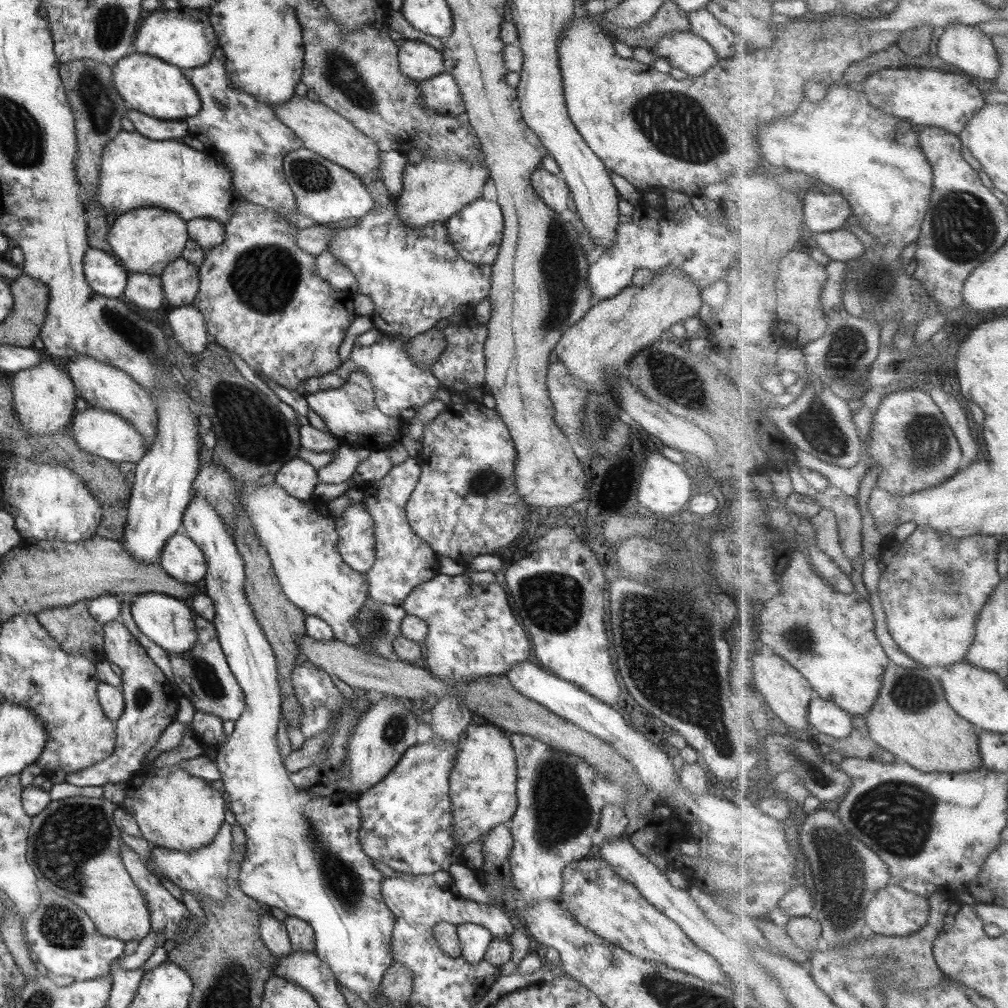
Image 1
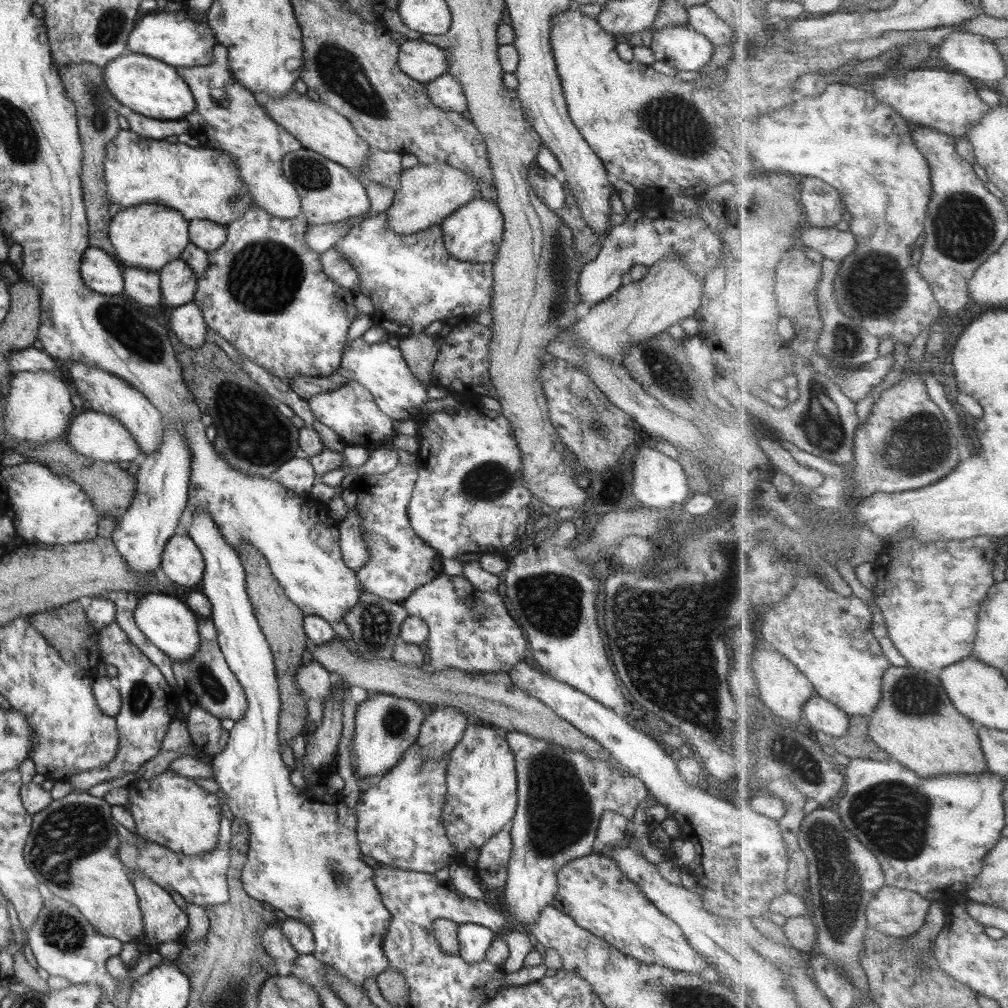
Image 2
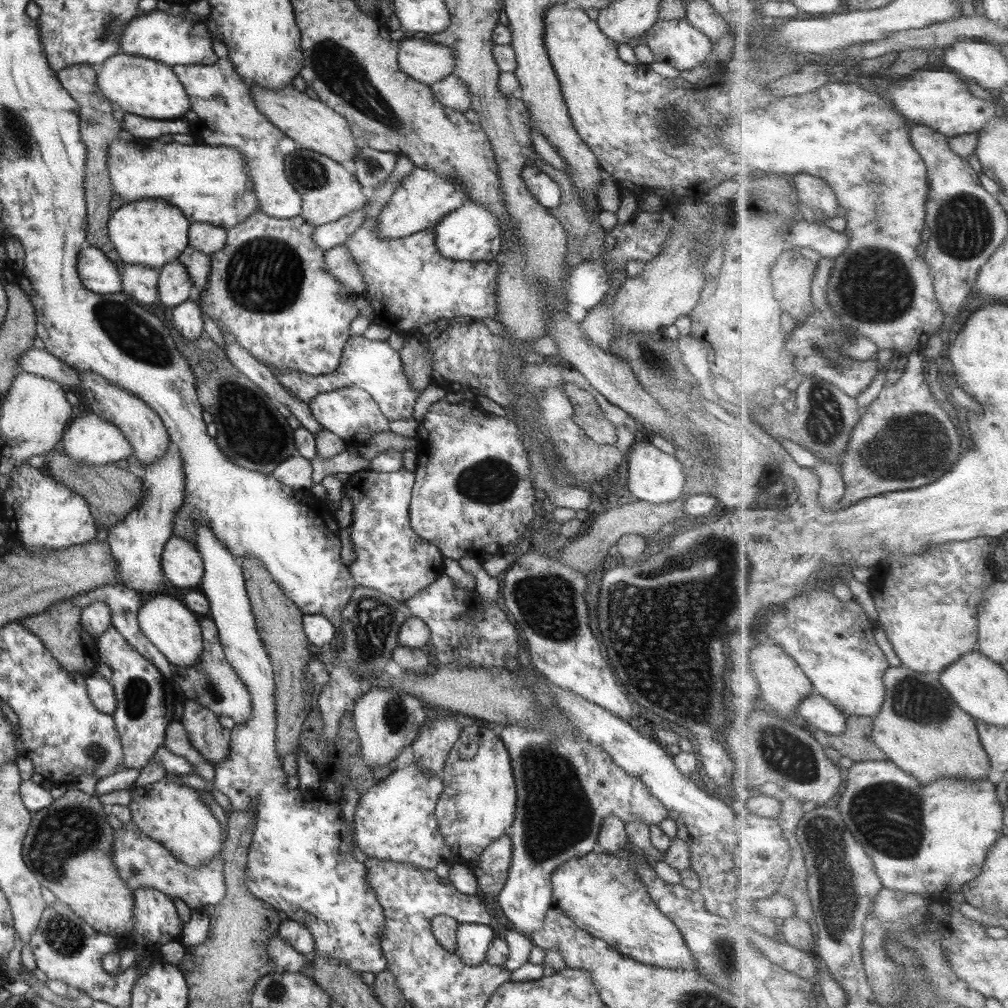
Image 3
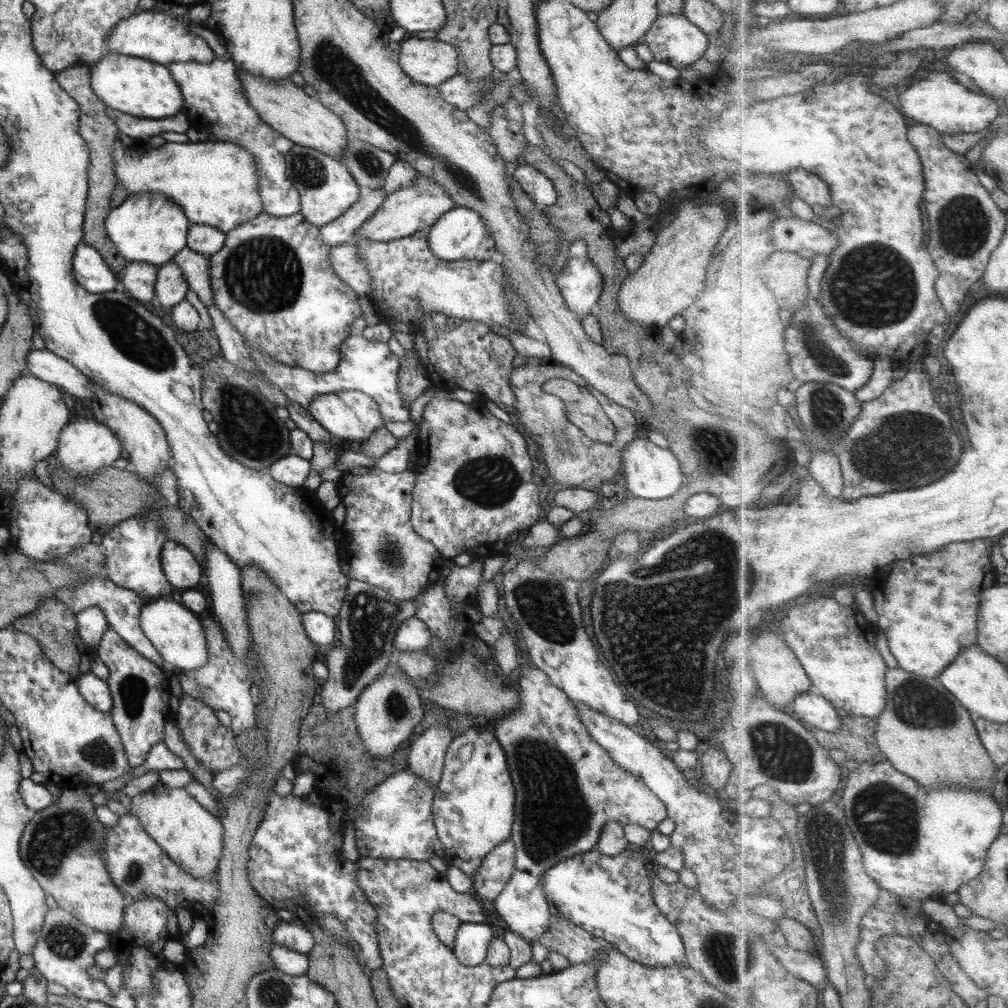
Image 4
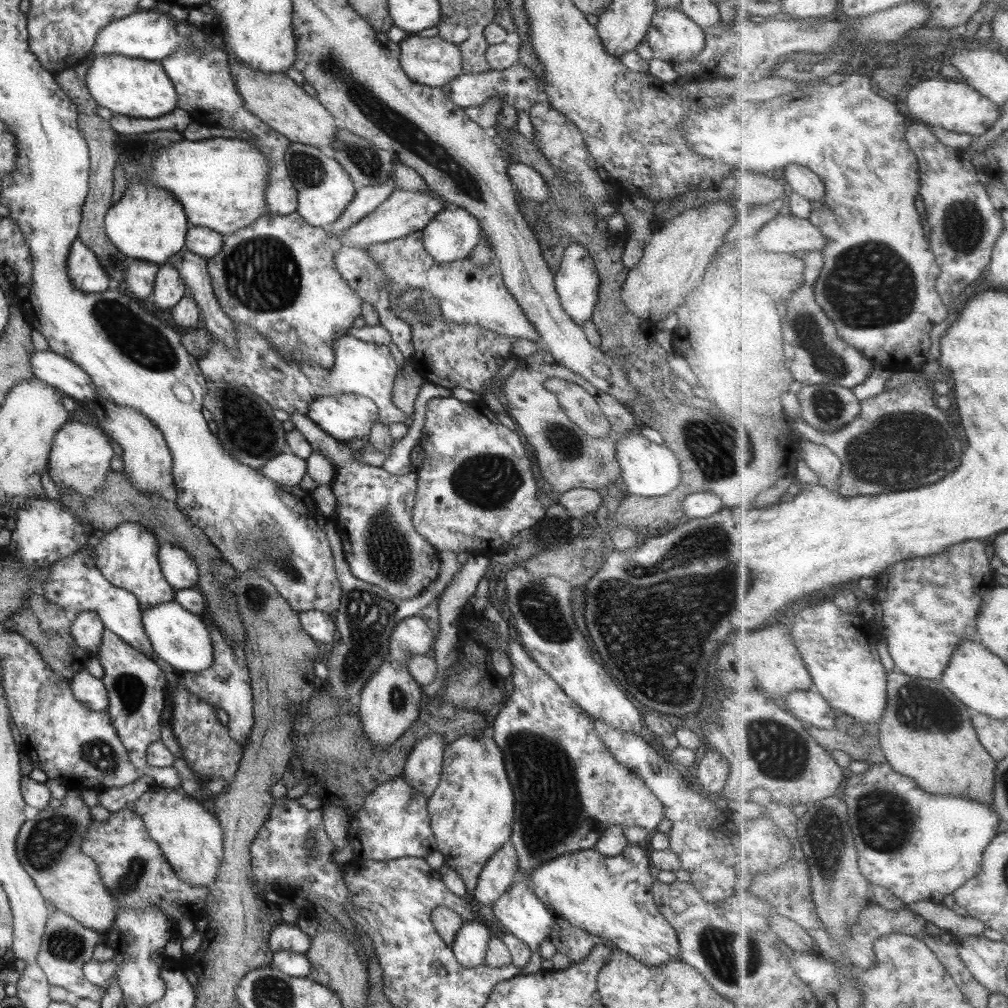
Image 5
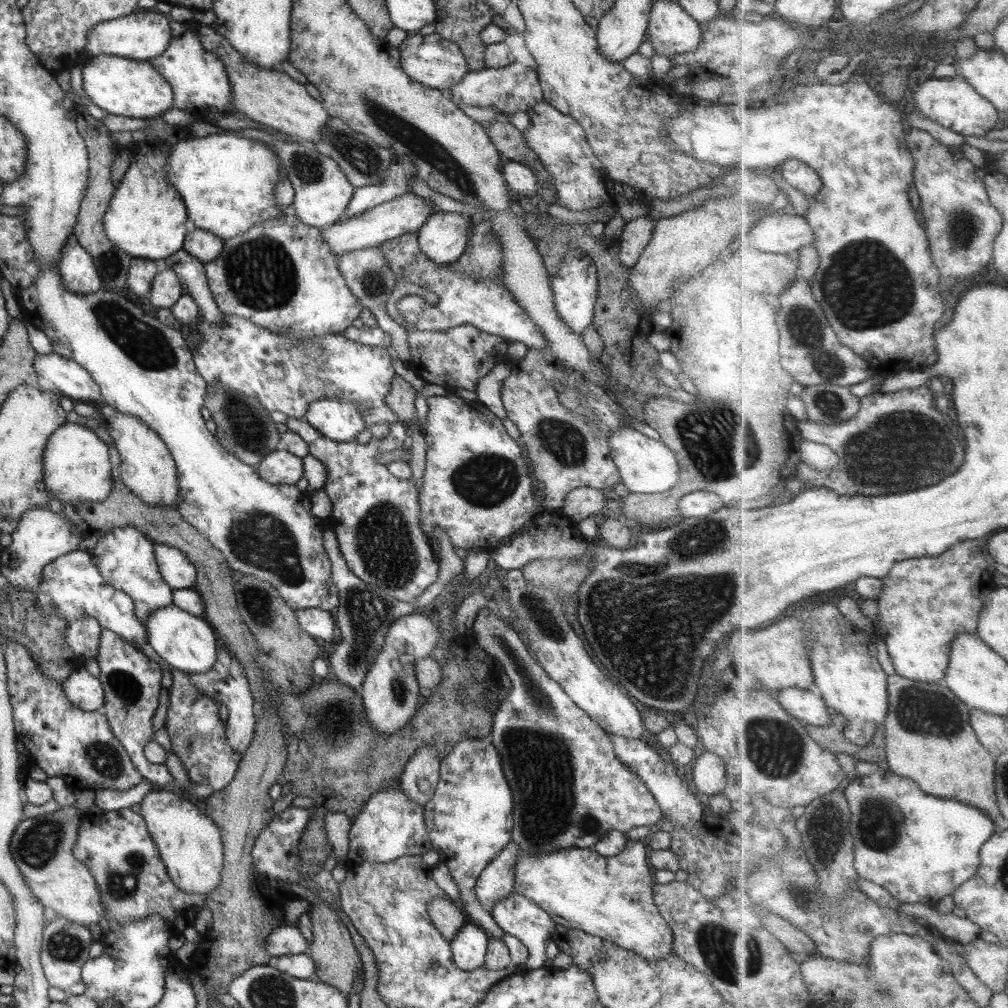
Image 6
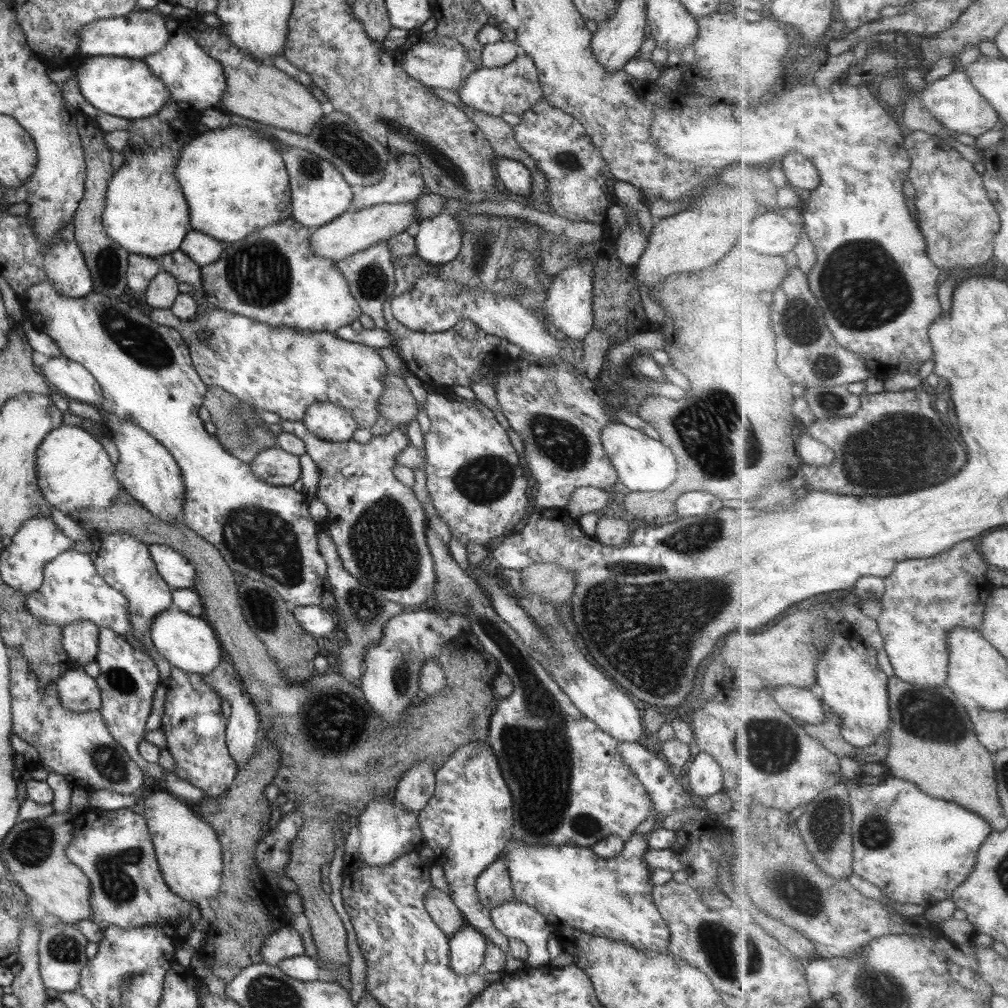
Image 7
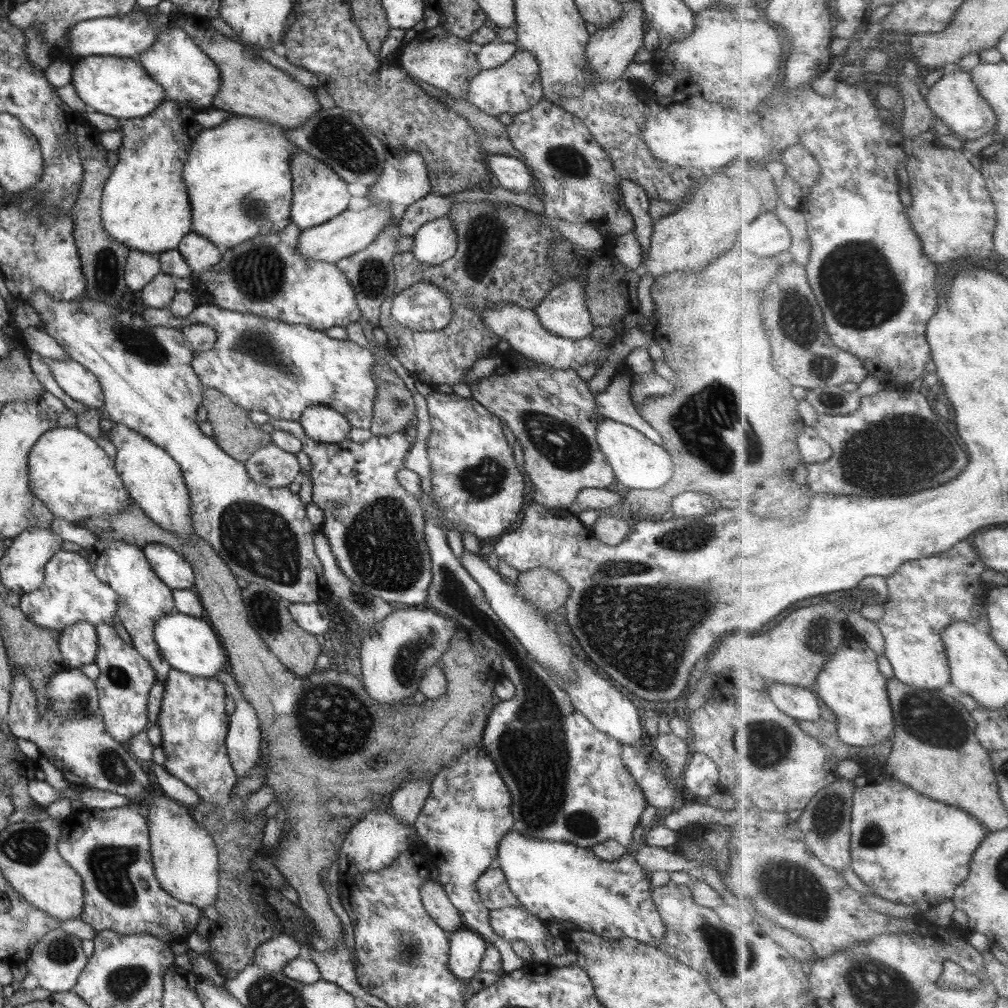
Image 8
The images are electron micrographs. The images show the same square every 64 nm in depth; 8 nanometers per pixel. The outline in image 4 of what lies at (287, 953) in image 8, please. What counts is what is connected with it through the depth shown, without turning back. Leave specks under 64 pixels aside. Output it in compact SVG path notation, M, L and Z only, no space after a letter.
M282 920L272 934L272 942L306 955L317 944L313 933L308 931L304 924L298 920Z

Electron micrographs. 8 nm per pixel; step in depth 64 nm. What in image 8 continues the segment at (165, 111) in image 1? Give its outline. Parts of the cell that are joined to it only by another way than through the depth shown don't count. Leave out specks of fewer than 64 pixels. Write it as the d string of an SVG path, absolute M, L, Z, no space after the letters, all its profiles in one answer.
M109 56L81 57L72 64L71 83L78 96L85 102L87 107L94 111L114 116L114 118L136 119L150 114L152 110L158 108L160 102L167 99L166 93L162 90L162 85L154 81L136 58L122 58Z

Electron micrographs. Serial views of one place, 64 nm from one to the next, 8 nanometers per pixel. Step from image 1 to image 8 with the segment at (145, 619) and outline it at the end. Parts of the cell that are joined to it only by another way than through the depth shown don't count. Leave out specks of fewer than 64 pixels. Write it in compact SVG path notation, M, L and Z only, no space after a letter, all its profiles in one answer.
M175 610L164 615L154 625L154 638L162 656L175 668L184 674L194 677L212 678L224 665L229 664L218 634L212 625L204 618L194 618Z

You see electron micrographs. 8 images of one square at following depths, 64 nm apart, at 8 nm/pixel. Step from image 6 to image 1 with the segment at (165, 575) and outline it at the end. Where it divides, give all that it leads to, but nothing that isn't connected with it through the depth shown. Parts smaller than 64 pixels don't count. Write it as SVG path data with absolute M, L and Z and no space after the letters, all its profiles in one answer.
M173 534L166 541L159 563L176 581L201 584L206 576L206 557L202 549L184 534Z

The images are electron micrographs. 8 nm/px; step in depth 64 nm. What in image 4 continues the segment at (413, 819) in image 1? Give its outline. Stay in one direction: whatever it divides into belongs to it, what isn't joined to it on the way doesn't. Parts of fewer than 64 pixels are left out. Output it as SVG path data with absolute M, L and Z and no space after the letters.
M407 770L396 772L386 780L374 786L366 793L361 804L354 810L355 838L360 858L381 858L383 860L397 861L402 858L430 862L436 856L444 857L442 843L438 840L434 826L432 804L437 784L430 785L426 779L414 775Z

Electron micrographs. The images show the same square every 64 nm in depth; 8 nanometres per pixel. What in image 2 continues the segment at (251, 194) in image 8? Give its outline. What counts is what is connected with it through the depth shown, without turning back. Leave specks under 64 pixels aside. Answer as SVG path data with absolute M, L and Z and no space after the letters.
M120 129L118 134L106 145L104 157L104 178L109 204L118 204L122 209L140 204L160 204L176 210L186 221L202 220L227 227L230 222L241 218L253 205L246 193L246 186L238 176L238 166L234 158L224 150L191 147L184 143L170 143L140 136L130 130Z

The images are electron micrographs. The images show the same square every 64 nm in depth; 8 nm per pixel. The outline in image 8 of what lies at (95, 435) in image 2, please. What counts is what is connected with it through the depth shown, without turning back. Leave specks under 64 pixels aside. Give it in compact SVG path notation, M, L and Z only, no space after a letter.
M55 427L38 438L28 454L30 491L50 510L53 518L64 518L70 522L81 524L86 518L96 515L110 516L130 505L130 494L115 470L115 458L109 454L90 436L78 427Z

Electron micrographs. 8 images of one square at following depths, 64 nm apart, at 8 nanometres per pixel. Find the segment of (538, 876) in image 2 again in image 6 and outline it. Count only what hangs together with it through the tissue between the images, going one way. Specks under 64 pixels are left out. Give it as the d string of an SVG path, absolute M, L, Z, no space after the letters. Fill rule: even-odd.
M482 608L476 612L476 618L473 622L473 633L474 638L478 642L478 649L484 655L490 655L495 660L500 660L504 673L508 676L511 681L511 689L502 696L501 700L498 701L494 706L496 708L496 714L494 714L492 720L492 728L488 739L491 744L500 753L500 759L502 759L502 771L504 776L508 780L510 789L512 789L512 796L514 797L514 808L513 813L513 827L512 827L512 842L518 844L521 847L520 853L523 854L550 854L550 852L558 852L558 850L568 850L568 848L584 848L590 849L596 842L598 842L608 831L618 830L624 835L628 836L630 829L634 827L652 827L653 829L663 819L663 813L661 812L658 801L654 798L654 795L648 790L644 781L634 772L626 766L620 758L614 753L613 745L608 734L598 723L591 720L588 714L584 713L569 697L568 694L555 682L550 675L542 669L539 662L534 658L534 655L529 651L527 644L523 640L523 636L517 628L500 620L497 614L493 610ZM513 891L508 897L498 901L490 910L492 918L498 923L503 932L511 934L521 940L529 950L529 958L522 967L525 970L536 970L544 967L546 959L546 942L551 938L552 933L560 926L556 918L552 918L544 909L541 909L528 897Z

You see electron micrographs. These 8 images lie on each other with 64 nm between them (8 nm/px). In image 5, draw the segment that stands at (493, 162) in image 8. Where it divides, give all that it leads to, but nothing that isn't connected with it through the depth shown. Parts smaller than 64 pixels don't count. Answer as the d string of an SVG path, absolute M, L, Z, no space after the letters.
M512 161L508 166L508 174L518 195L524 200L546 203L550 199L548 183L540 172L530 166Z

